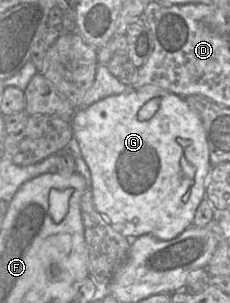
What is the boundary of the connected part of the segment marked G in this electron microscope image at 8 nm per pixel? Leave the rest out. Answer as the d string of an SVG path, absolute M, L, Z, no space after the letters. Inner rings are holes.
M145 85L139 89L131 89L131 91L126 91L118 95L108 96L89 106L77 108L71 118L71 123L73 137L77 141L82 157L91 172L93 205L117 232L130 241L142 235L152 235L160 240L171 240L189 227L194 226L193 220L196 210L201 201L206 198L206 183L212 165L209 160L209 145L202 120L199 114L188 105L185 98L156 85ZM153 98L159 98L160 100L158 111L151 119L140 121L138 117L139 110L147 101Z

